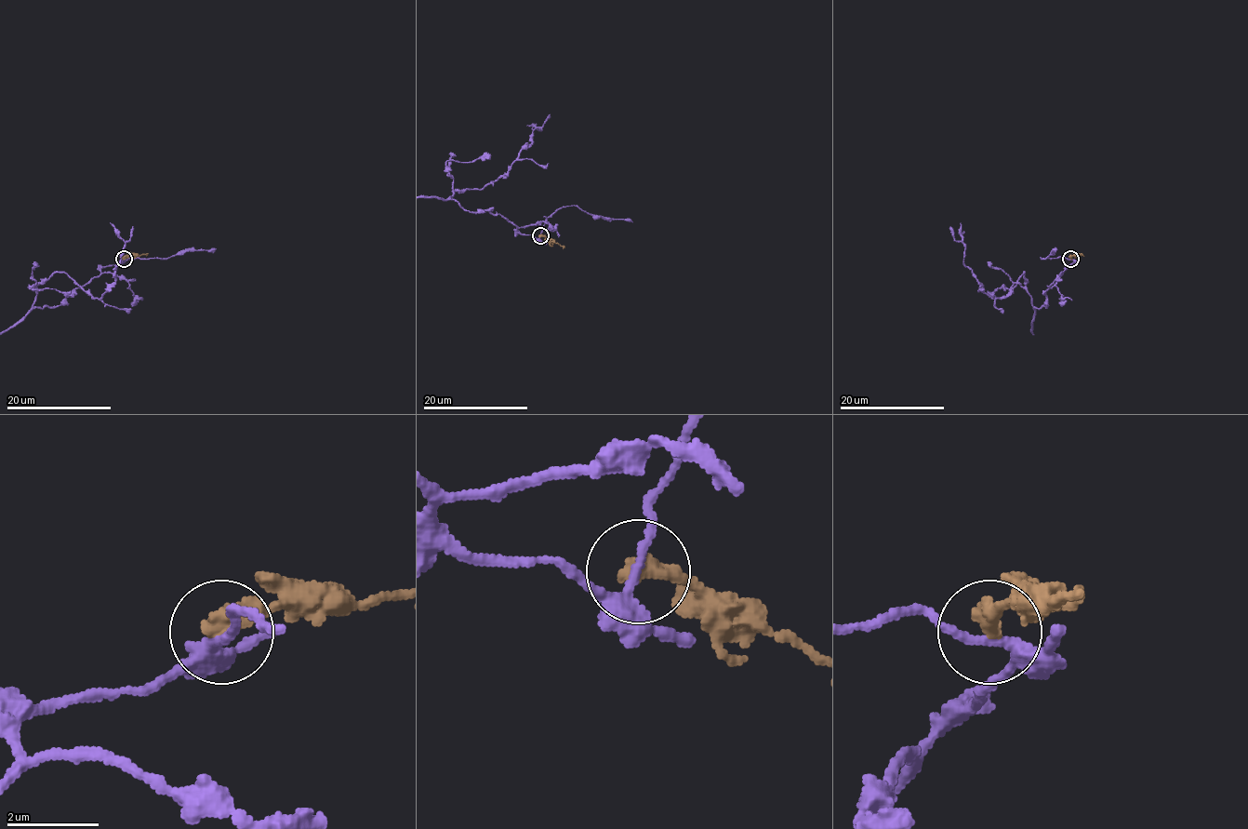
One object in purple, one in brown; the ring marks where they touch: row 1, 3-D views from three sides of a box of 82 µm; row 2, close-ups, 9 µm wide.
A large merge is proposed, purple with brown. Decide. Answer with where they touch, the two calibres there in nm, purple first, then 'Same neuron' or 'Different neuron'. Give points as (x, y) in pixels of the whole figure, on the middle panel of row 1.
Place: (540, 235). Thickness 240 nm (purple) against 440 nm. Different neuron

